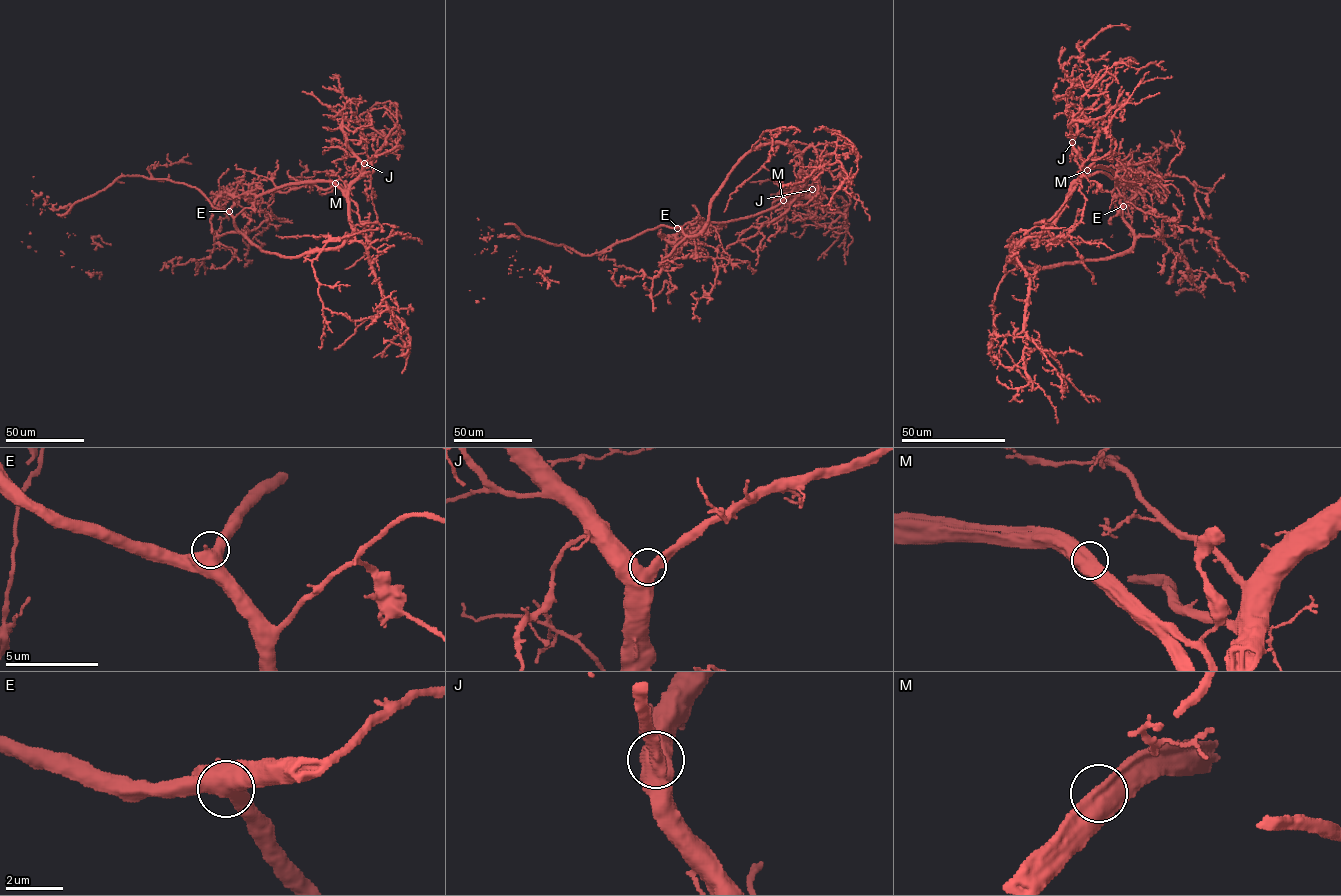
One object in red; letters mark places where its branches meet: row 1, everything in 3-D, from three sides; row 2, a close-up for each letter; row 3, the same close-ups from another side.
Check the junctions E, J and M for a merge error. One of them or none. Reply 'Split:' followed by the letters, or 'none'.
Split: M

